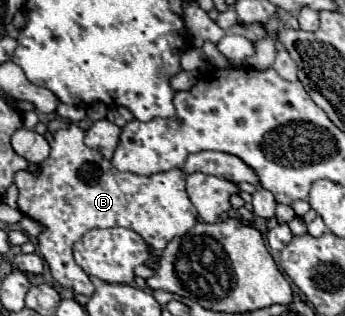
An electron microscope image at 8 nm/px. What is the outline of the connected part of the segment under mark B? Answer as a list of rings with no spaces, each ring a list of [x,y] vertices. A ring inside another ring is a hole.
[[[50,120],[48,122],[48,132],[46,140],[50,144],[50,156],[38,164],[38,172],[18,172],[16,174],[16,186],[20,190],[18,206],[20,212],[38,220],[44,224],[44,232],[38,236],[38,250],[44,256],[44,260],[50,266],[52,276],[70,290],[76,290],[78,294],[92,296],[94,284],[90,282],[88,274],[74,264],[72,258],[72,246],[82,238],[84,232],[92,228],[112,228],[112,226],[122,226],[130,228],[136,234],[144,238],[148,246],[154,248],[152,256],[158,258],[164,246],[174,238],[174,236],[184,236],[194,224],[196,224],[196,208],[192,206],[186,186],[184,186],[184,172],[182,170],[166,170],[160,174],[150,174],[150,176],[138,176],[138,174],[128,174],[116,170],[110,160],[106,160],[98,150],[92,150],[84,144],[86,130],[80,128],[74,122],[68,120]]]

